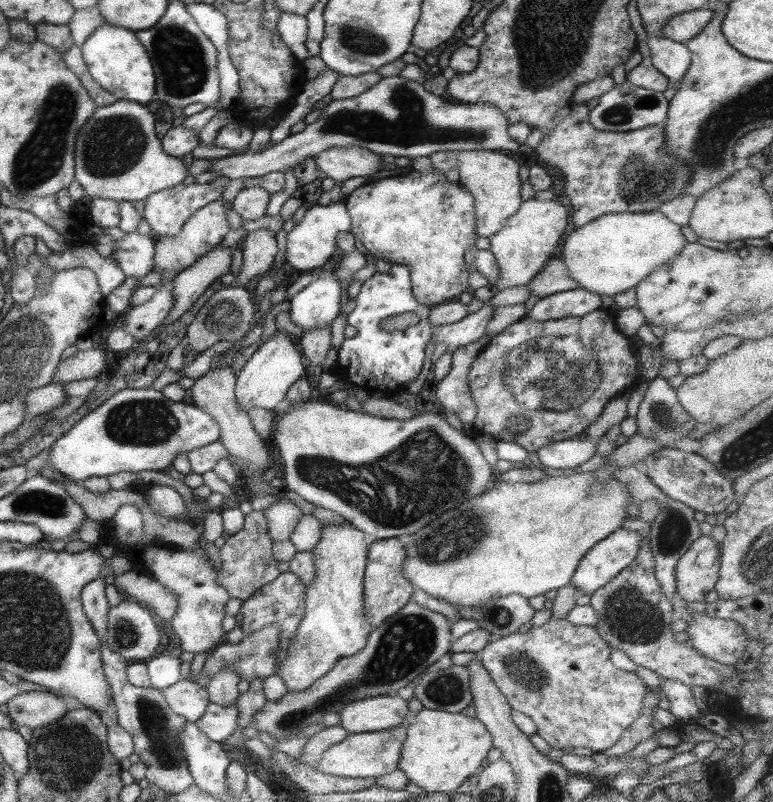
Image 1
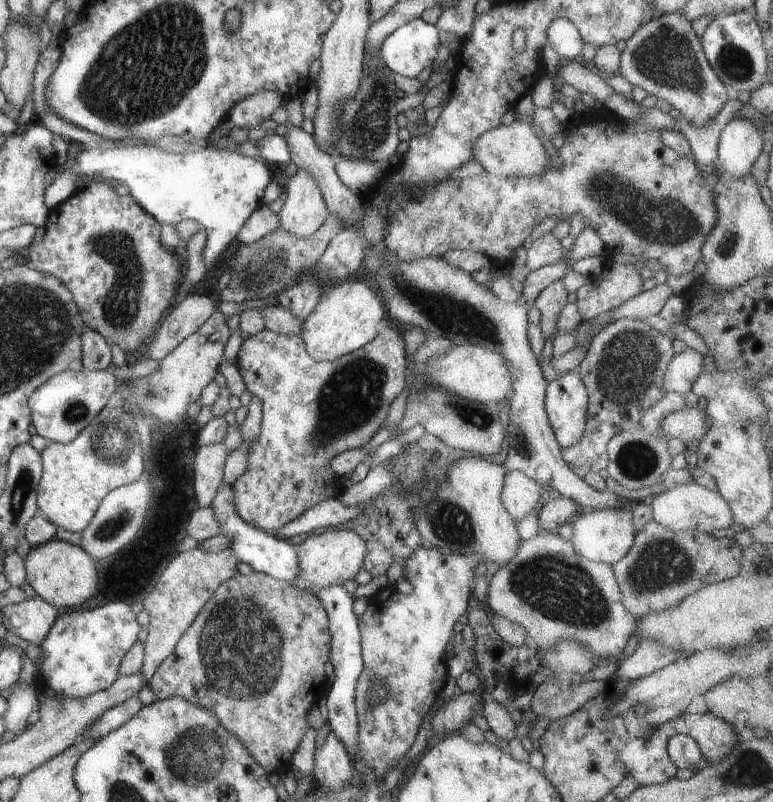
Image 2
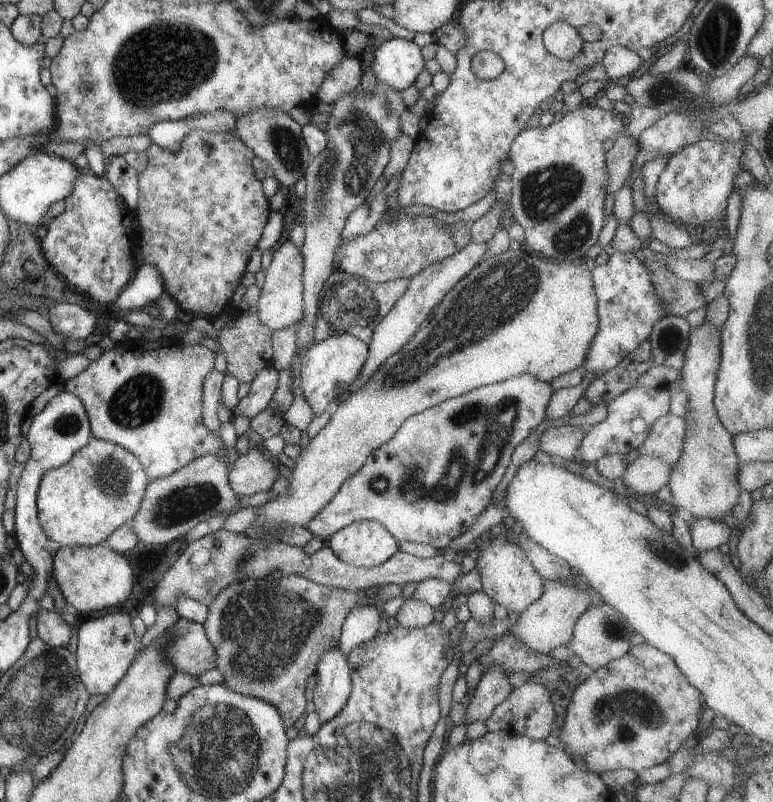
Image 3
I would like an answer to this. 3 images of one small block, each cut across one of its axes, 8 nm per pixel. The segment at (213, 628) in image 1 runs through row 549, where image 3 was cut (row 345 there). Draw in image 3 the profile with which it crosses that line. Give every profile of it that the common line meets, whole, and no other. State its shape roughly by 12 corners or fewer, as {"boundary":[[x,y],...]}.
{"boundary":[[141,338],[63,382],[148,480],[203,454],[215,353]]}

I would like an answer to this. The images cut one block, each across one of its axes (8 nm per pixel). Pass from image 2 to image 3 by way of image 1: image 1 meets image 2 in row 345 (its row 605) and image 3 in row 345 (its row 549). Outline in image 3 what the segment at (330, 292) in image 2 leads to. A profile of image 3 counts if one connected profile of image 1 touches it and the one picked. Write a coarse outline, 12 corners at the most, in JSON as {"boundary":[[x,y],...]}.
{"boundary":[[350,334],[313,343],[299,388],[313,416],[359,376],[368,343]]}

